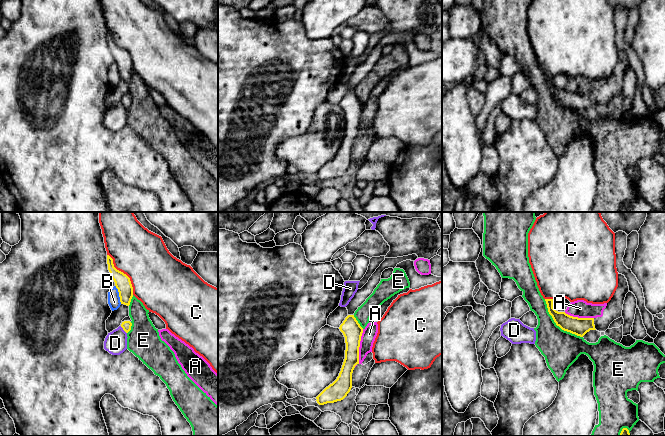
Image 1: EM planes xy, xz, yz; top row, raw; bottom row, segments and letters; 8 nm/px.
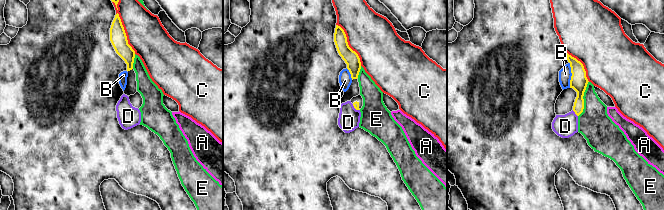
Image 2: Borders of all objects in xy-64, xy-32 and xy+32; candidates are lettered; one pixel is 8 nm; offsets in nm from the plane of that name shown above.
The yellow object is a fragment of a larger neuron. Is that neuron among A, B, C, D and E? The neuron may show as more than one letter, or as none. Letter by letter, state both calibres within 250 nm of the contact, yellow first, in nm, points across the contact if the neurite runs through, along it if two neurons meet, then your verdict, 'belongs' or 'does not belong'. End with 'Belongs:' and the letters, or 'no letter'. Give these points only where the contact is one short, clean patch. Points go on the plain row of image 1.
A: calibres 160 and 120 nm; does not belong
B: calibres 130 and 100 nm; does not belong
C: calibres 130 and 400 nm; does not belong
D: calibres 80 and 180 nm; border xy (120, 102), (126, 109); does not belong
E: calibres 140 and 300 nm; does not belong
Belongs: no letter

